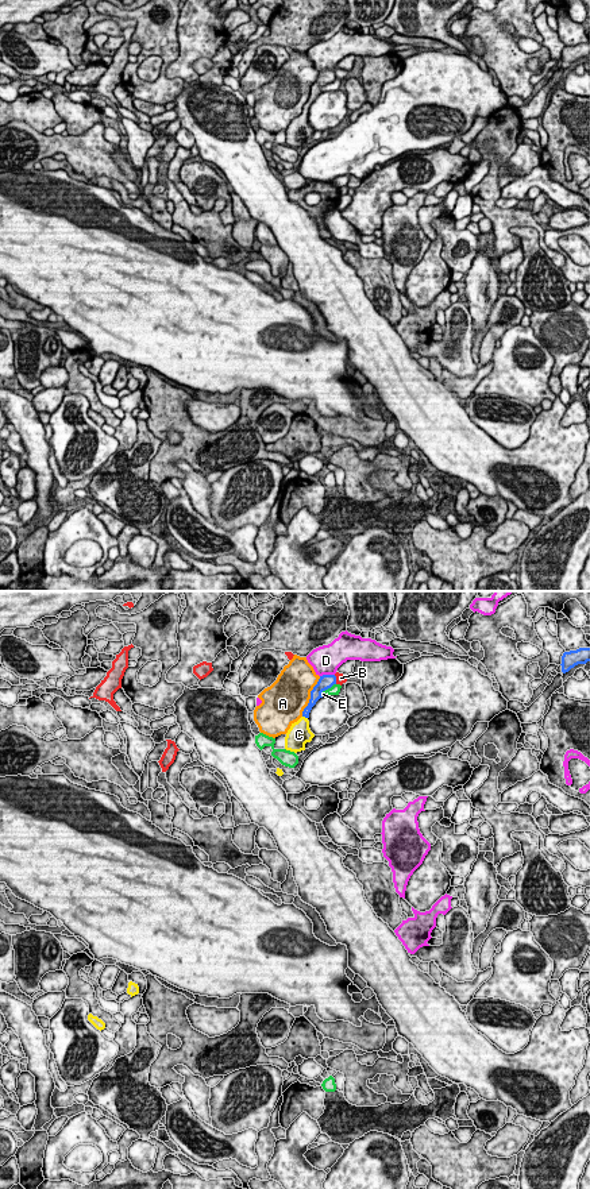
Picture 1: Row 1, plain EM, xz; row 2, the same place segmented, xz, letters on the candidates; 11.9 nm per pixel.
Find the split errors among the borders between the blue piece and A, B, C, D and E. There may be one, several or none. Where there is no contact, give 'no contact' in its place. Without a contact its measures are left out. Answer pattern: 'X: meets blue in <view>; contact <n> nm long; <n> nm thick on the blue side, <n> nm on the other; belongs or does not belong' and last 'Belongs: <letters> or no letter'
A: meets blue in xz; contact 550 nm long; 170 nm thick on the blue side, 480 nm on the other; does not belong
B: meets blue in xz; contact 120 nm long; 170 nm thick on the blue side, 120 nm on the other; does not belong
C: meets blue in xz; contact 70 nm long; 100 nm thick on the blue side, 280 nm on the other; belongs
D: meets blue in xz; contact 180 nm long; 170 nm thick on the blue side, 340 nm on the other; does not belong
E: meets blue in xz; contact 240 nm long; 170 nm thick on the blue side, 120 nm on the other; does not belong
Belongs: C

